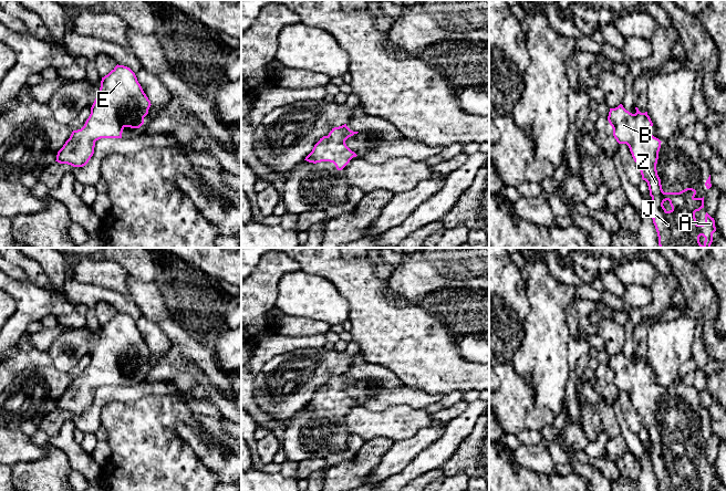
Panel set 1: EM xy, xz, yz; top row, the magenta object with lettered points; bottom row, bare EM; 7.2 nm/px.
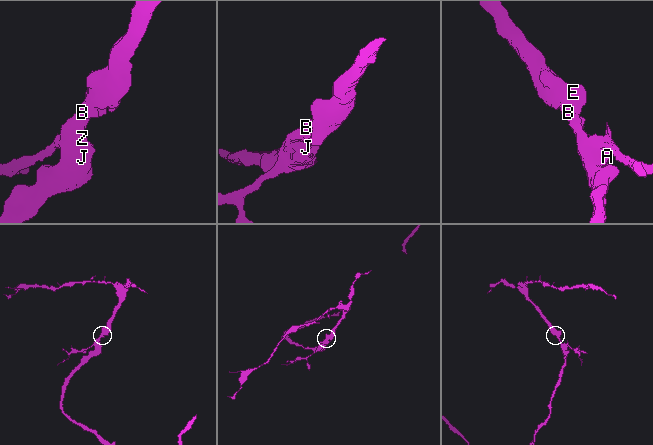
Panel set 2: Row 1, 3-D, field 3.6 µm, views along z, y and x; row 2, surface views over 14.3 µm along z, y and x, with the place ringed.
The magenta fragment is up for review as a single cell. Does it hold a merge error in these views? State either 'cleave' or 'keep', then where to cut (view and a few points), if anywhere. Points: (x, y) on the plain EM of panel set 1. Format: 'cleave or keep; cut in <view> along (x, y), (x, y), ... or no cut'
keep; no cut

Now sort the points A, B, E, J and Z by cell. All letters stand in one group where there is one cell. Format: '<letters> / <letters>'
A B E J Z

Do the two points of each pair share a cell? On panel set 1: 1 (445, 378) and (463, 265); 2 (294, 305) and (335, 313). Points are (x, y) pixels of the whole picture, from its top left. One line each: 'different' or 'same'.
1: different
2: same

